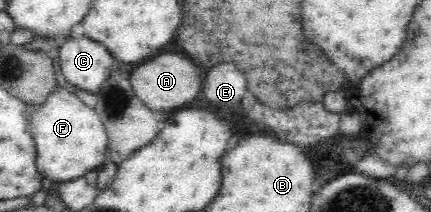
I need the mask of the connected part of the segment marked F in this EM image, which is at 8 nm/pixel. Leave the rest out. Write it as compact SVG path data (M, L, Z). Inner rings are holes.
M59 87L47 100L47 104L37 107L30 118L30 133L35 148L35 167L42 178L51 179L55 186L63 186L77 178L93 172L105 161L108 161L108 136L98 114L94 109L83 103L83 97L79 94L71 94Z

